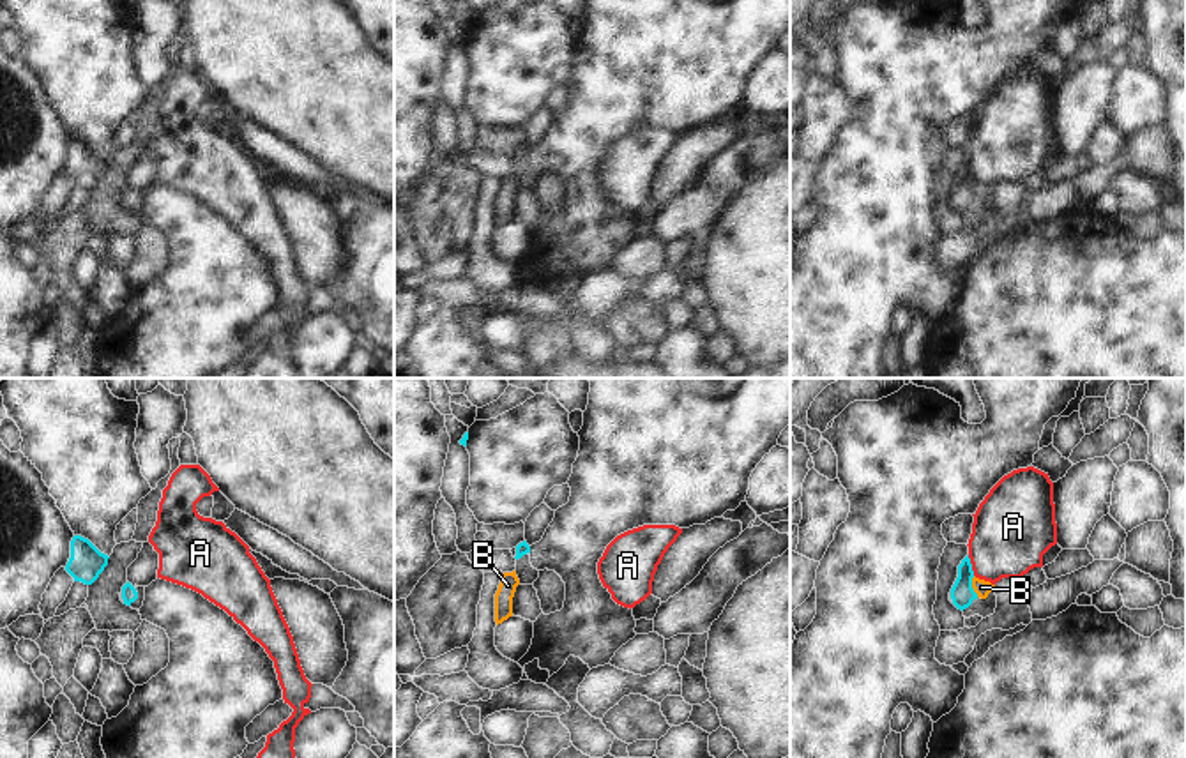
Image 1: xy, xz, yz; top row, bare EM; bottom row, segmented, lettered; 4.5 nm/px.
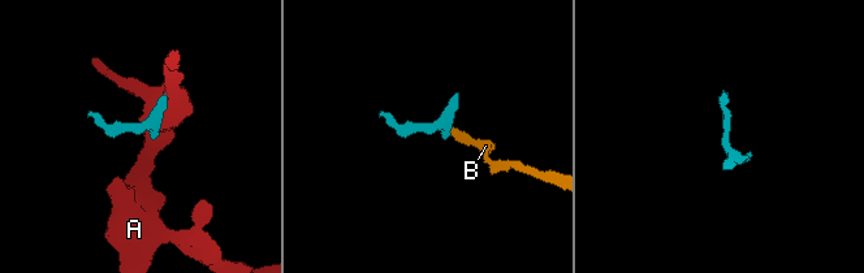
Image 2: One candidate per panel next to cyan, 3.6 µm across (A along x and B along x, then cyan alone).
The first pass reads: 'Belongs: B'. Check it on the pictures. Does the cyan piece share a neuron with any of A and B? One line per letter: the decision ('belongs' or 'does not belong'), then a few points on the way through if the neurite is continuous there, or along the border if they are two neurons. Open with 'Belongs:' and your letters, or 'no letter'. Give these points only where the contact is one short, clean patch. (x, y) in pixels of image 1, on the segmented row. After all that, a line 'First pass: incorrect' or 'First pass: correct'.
Belongs: no letter
A: does not belong
B: does not belong | along yz (973, 576), (973, 591), (978, 596)
First pass: incorrect

